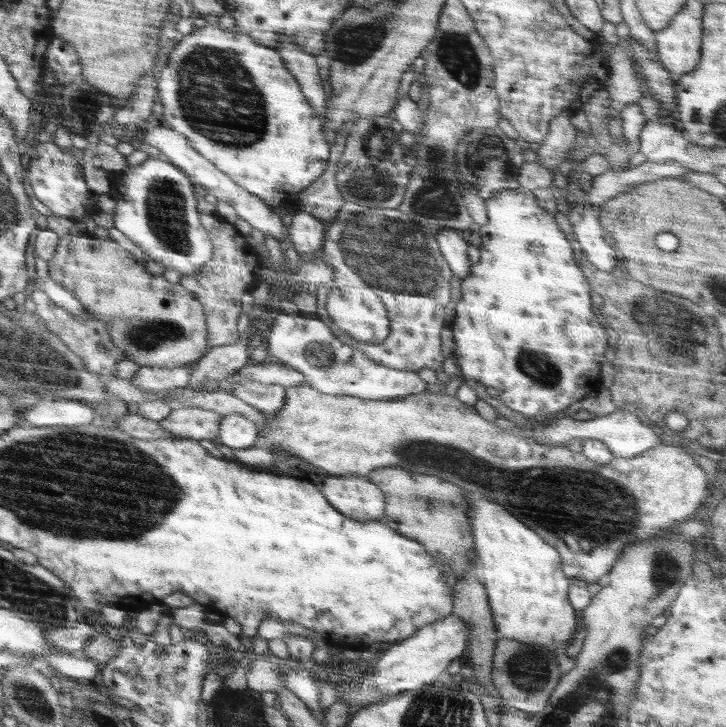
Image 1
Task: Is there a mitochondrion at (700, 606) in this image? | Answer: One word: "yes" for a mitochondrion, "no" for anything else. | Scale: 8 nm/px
no

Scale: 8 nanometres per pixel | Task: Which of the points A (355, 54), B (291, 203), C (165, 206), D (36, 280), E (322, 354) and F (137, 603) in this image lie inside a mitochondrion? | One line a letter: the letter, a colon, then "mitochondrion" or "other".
A: mitochondrion
B: other
C: mitochondrion
D: other
E: mitochondrion
F: other

